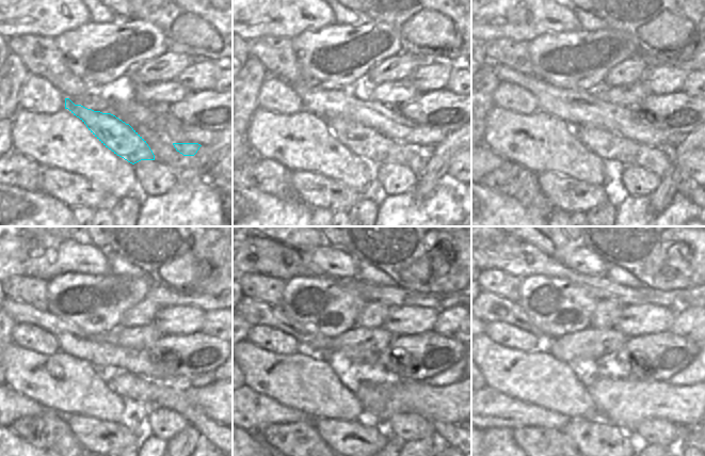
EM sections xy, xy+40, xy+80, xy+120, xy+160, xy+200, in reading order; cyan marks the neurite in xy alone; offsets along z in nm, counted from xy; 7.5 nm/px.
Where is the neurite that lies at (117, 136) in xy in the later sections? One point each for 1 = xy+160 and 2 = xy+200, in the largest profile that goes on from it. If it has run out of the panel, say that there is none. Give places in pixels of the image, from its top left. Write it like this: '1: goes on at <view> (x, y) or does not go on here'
1: goes on at xy+160 (449, 434)
2: goes on at xy+200 (688, 437)

